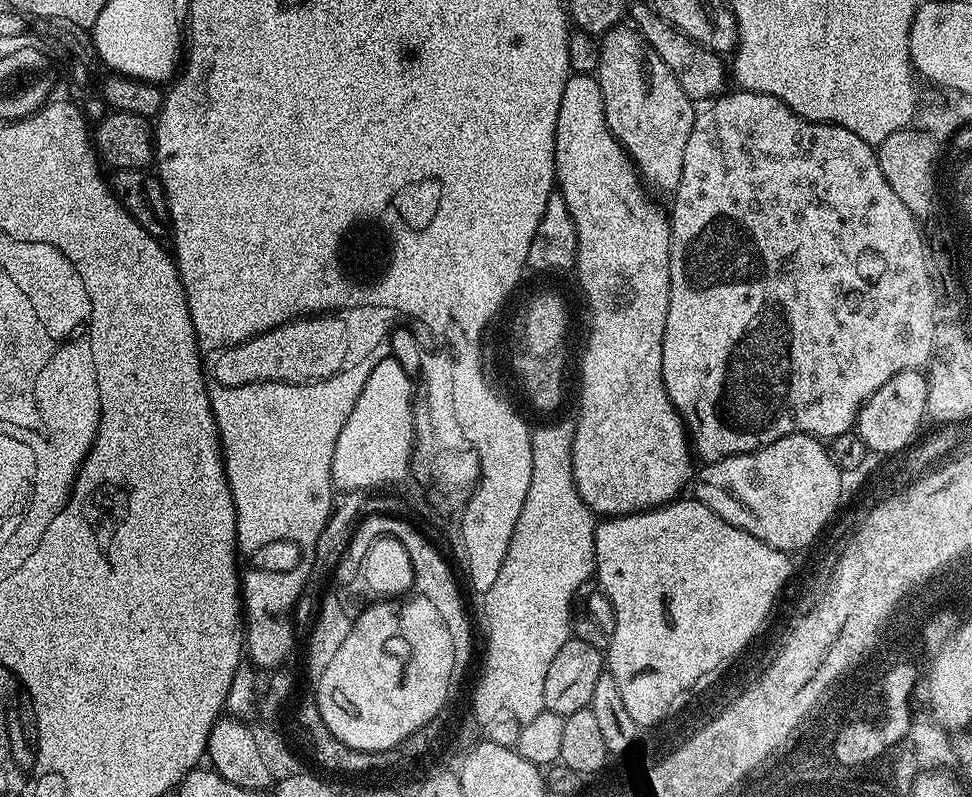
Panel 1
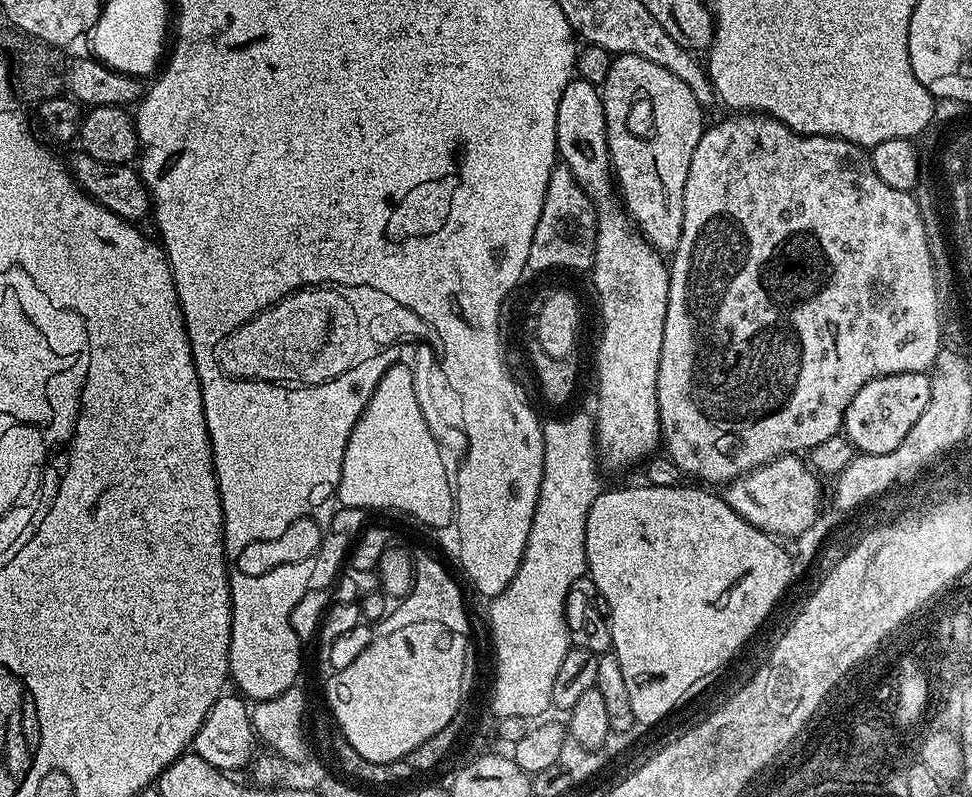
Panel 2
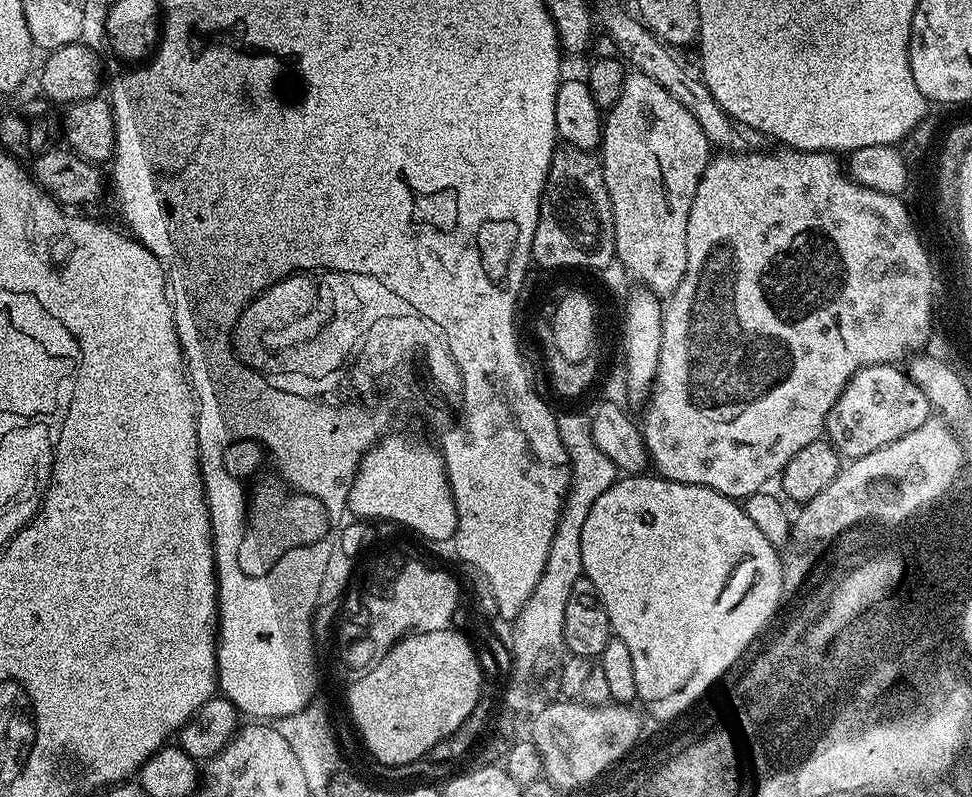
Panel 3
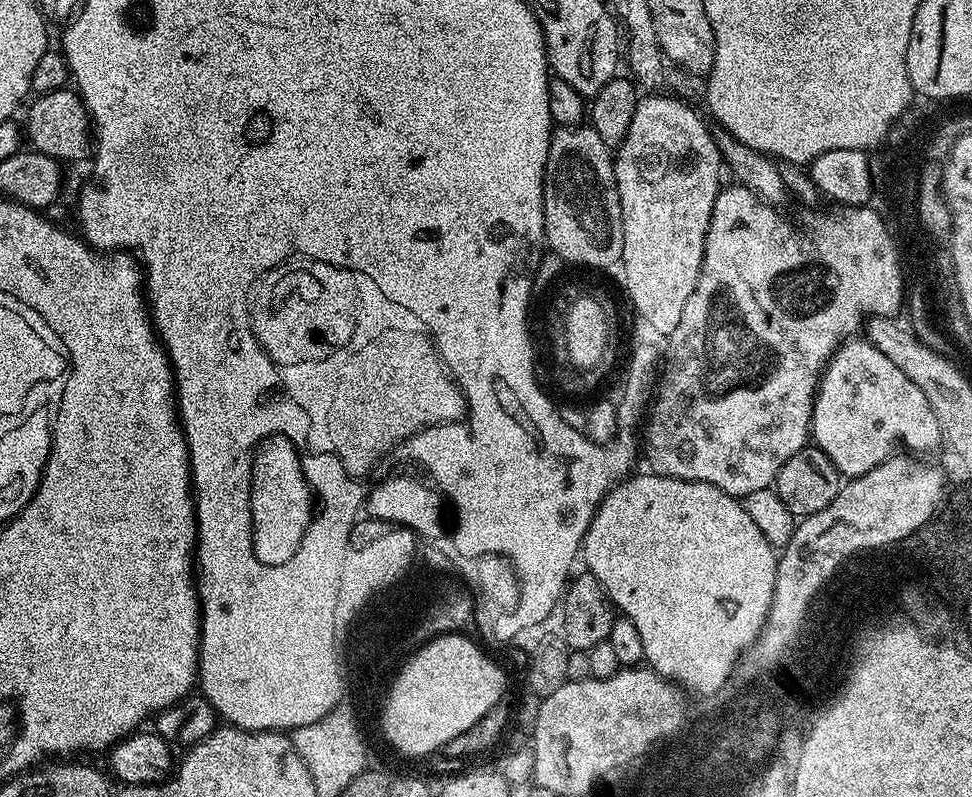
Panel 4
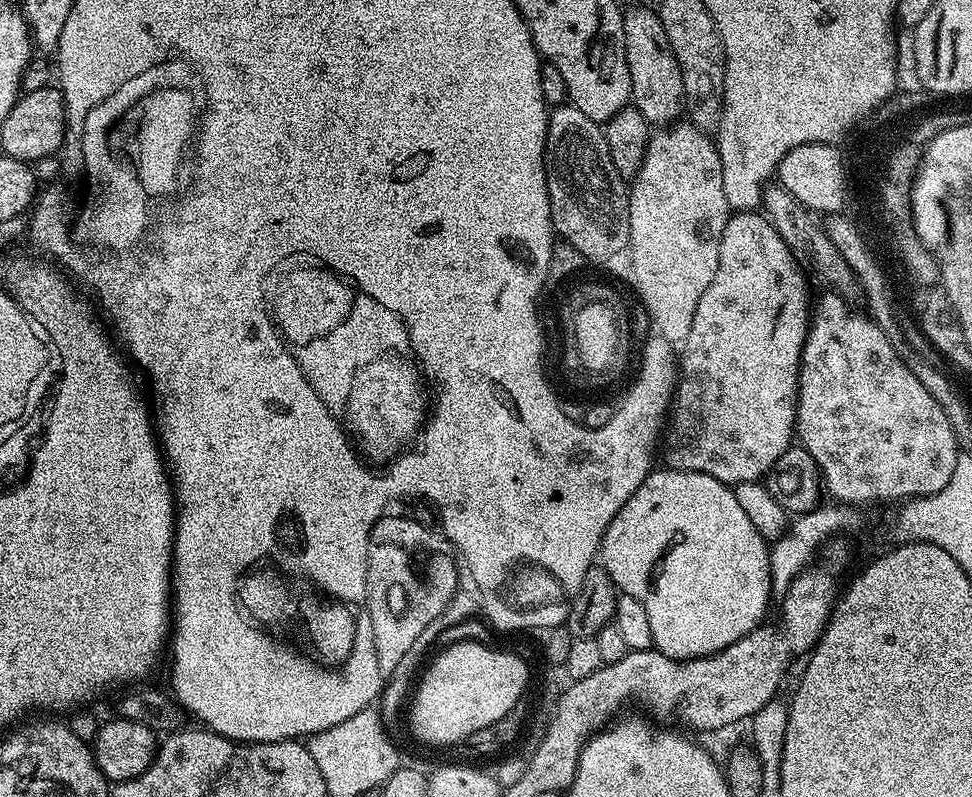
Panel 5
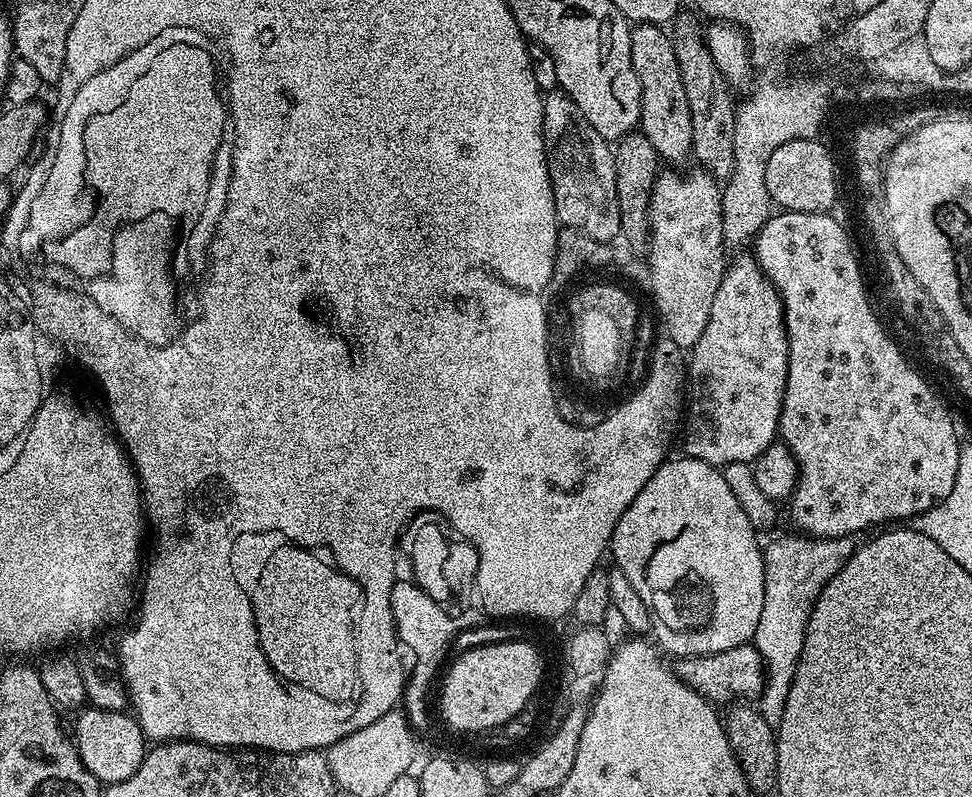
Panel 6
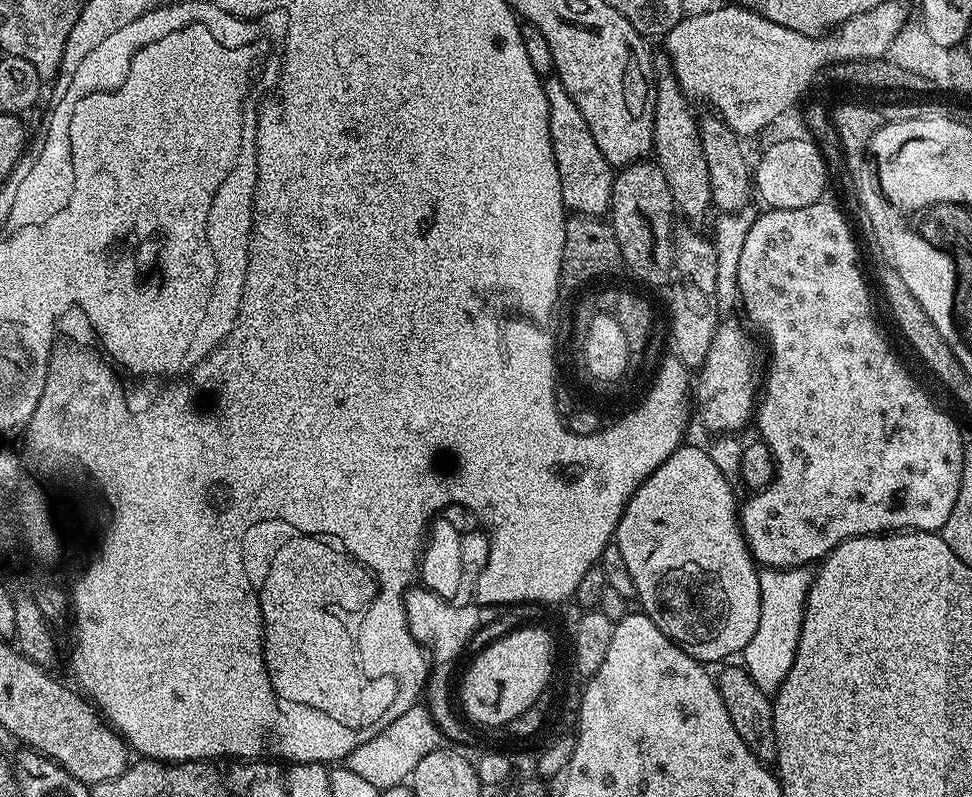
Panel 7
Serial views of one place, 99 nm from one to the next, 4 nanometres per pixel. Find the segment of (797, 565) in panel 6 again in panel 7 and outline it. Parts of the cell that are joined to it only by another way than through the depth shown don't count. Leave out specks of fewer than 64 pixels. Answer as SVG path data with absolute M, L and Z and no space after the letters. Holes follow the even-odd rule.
M761 567L759 569L758 630L754 630L754 638L746 642L742 653L742 659L744 659L742 664L747 668L750 678L754 678L754 686L758 686L758 690L763 692L774 694L786 682L786 674L790 674L790 666L794 666L794 654L798 650L804 607L812 585L813 573L808 571L807 567Z

